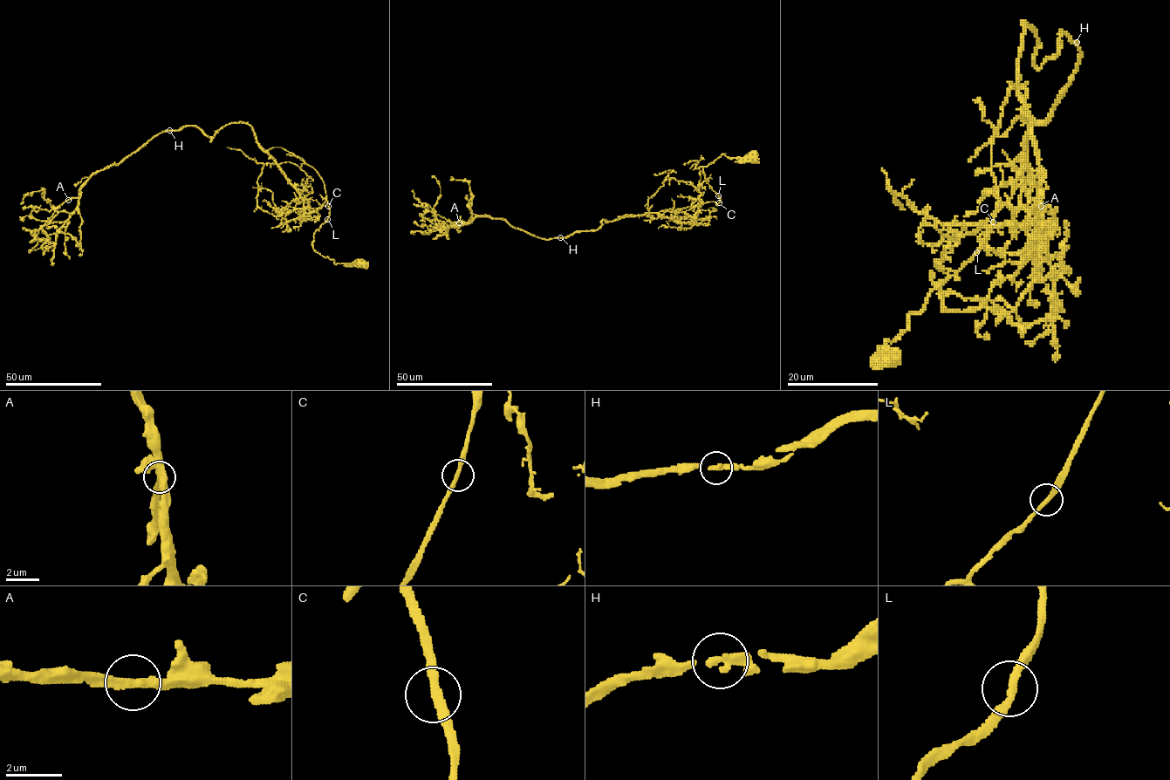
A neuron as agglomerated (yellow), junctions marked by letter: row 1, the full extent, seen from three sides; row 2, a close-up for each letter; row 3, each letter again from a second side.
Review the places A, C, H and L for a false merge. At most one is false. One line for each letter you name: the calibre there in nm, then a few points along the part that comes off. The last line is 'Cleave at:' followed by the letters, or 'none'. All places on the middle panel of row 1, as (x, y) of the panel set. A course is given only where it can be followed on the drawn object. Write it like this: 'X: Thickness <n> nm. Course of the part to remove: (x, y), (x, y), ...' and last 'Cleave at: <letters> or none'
Cleave at: none

